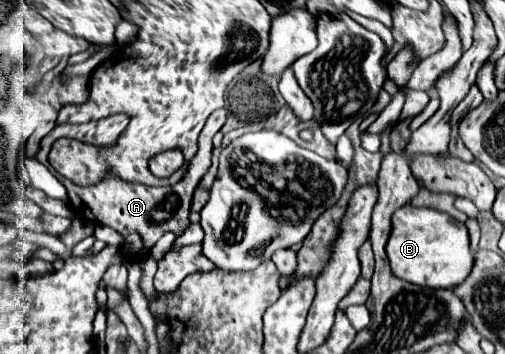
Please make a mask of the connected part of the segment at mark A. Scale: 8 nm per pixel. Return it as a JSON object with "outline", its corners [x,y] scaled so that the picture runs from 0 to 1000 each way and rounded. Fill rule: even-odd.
{"outline":[[[446,305],[422,316],[422,328],[414,333],[414,350],[406,350],[406,362],[394,384],[394,424],[382,441],[382,452],[374,458],[370,492],[362,497],[362,508],[354,508],[343,525],[295,531],[295,525],[279,525],[279,520],[244,520],[244,508],[216,503],[216,508],[204,508],[200,520],[156,531],[156,525],[141,520],[137,508],[129,508],[125,497],[117,497],[121,520],[133,531],[137,571],[141,571],[149,610],[160,605],[172,621],[228,644],[248,672],[248,718],[255,729],[287,723],[327,655],[347,655],[350,667],[362,661],[362,650],[374,638],[370,616],[374,616],[374,593],[378,593],[382,542],[386,542],[390,520],[398,514],[398,503],[418,475],[418,424],[422,424],[418,395],[442,362],[446,339],[450,339]]]}

